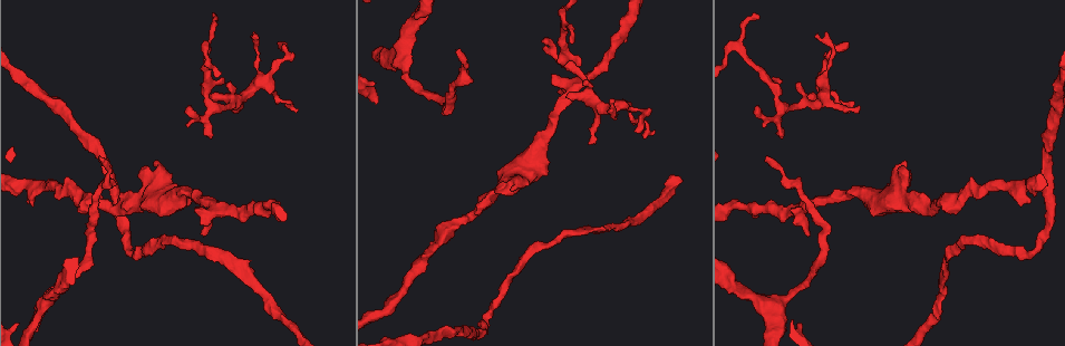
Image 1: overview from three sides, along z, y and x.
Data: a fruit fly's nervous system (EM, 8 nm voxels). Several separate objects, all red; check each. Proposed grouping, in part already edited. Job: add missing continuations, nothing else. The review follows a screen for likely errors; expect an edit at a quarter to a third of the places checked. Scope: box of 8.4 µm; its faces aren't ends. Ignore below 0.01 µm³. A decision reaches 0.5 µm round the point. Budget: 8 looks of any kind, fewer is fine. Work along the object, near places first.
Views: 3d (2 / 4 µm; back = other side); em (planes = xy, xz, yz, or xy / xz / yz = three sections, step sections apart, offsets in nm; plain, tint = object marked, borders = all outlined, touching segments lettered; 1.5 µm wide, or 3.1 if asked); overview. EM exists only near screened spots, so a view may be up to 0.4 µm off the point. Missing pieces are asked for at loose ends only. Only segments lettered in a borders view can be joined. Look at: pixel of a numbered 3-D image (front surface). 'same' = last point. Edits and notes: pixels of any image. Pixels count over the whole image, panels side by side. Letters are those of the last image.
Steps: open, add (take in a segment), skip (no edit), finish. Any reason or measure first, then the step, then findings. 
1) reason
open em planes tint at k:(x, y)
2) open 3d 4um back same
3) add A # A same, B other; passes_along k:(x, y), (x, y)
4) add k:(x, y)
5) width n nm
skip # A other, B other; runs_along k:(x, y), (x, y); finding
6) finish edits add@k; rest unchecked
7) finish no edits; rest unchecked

tapers out
open 3d 2um back at 1:(255, 35)

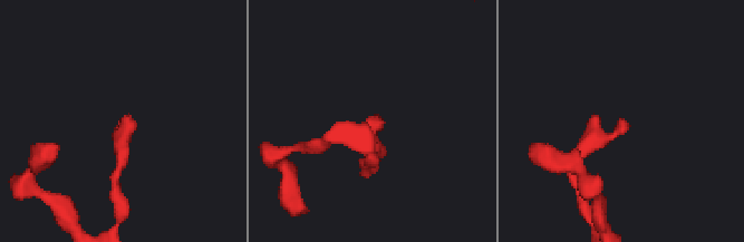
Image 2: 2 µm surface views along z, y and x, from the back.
open em yz step 4 tint at 2:(377, 115)

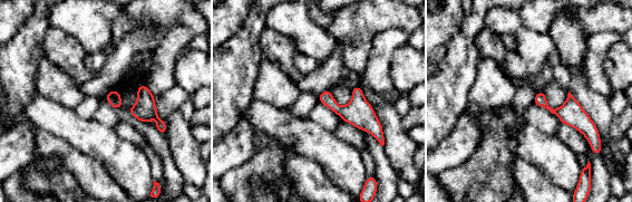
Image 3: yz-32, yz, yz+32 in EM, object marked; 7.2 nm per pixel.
cut it another way
open em planes borders same

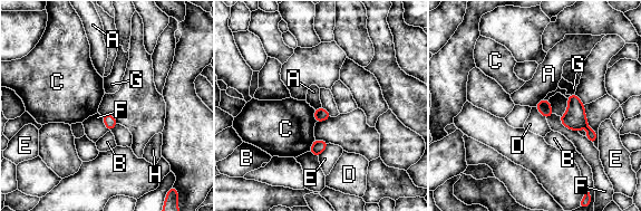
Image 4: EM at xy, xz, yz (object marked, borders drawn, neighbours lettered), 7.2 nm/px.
width 100 nm
skip # A other, B other, C other, D other, E other, F other, G other, H other; border 4:(534, 107), (545, 118); no lettered segment goes on from it

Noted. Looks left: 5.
free end
open 3d 4um at 1:(812, 95)

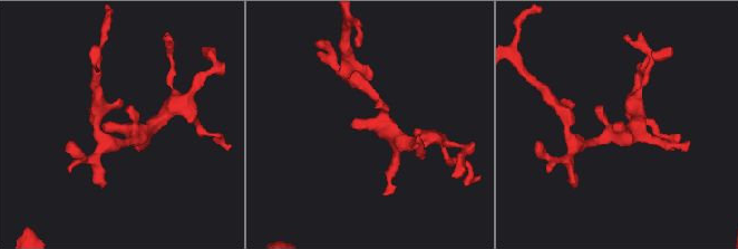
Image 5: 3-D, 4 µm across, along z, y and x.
need the tissue
open em xy step 8 borders at 5:(622, 124)

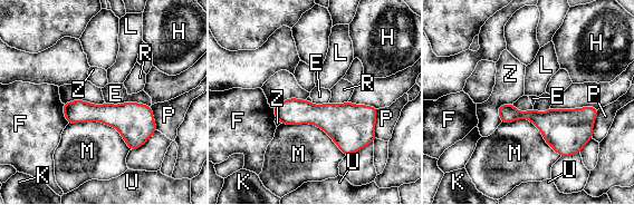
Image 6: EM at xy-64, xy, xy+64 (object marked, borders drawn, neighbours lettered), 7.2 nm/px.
open em planes borders same

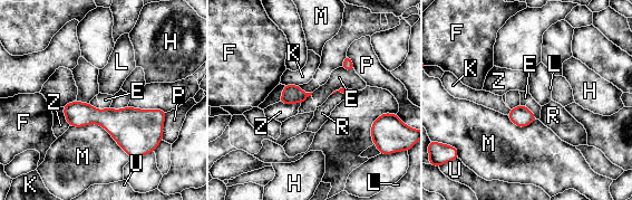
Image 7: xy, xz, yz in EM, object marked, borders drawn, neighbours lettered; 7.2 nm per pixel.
longest_contact M 500 nm
skip # E other, F other, H other, K other, L other, M other, P other, R other, U other, Z other; border 7:(357, 91), (340, 87), (330, 94); no lettered segment goes on from it

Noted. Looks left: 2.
free end
open em xz step 4 tint at 1:(100, 158)

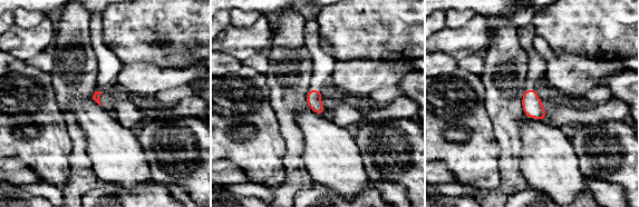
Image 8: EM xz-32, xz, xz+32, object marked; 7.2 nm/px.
cut it another way
open em planes borders same

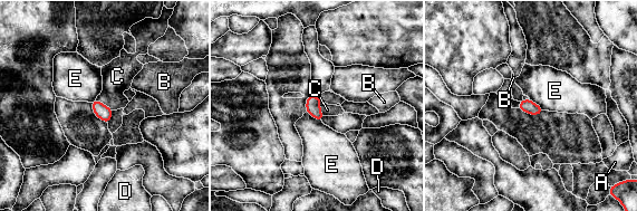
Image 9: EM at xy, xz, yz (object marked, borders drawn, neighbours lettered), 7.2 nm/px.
skip # A other, B other, C other, D other, E other; border 9:(306, 112), (321, 122); none of them fits

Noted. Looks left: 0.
finish no edits; rest unchecked

